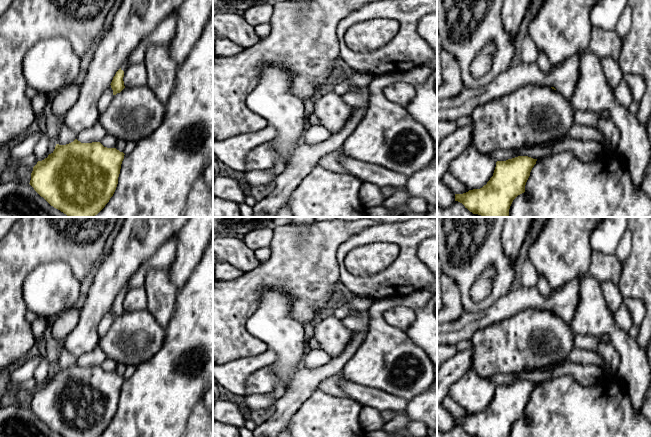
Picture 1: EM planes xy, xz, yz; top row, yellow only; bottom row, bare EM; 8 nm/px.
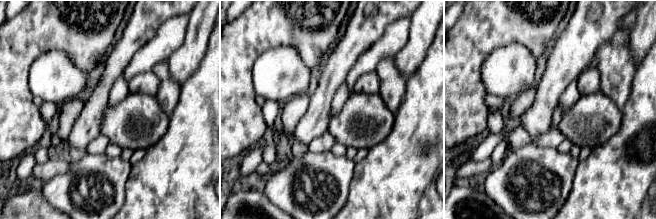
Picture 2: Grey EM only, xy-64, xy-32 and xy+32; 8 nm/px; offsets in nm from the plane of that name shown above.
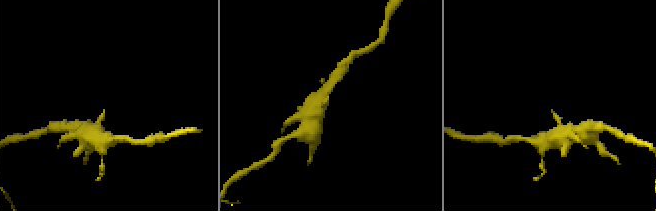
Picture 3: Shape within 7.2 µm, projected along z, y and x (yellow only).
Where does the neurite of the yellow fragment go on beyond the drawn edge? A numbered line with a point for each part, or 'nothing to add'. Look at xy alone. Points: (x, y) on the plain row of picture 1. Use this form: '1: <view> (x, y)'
1: xy (164, 257)

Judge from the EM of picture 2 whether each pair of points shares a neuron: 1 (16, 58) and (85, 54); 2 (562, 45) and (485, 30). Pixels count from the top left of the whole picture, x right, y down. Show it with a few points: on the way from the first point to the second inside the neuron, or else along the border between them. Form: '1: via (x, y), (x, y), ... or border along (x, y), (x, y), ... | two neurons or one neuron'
1: via (33, 42), (68, 42) | one neuron
2: border along (558, 34), (550, 45) | two neurons

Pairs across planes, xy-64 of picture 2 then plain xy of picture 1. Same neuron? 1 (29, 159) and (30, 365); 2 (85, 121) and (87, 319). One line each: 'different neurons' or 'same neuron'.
1: same neuron
2: same neuron

